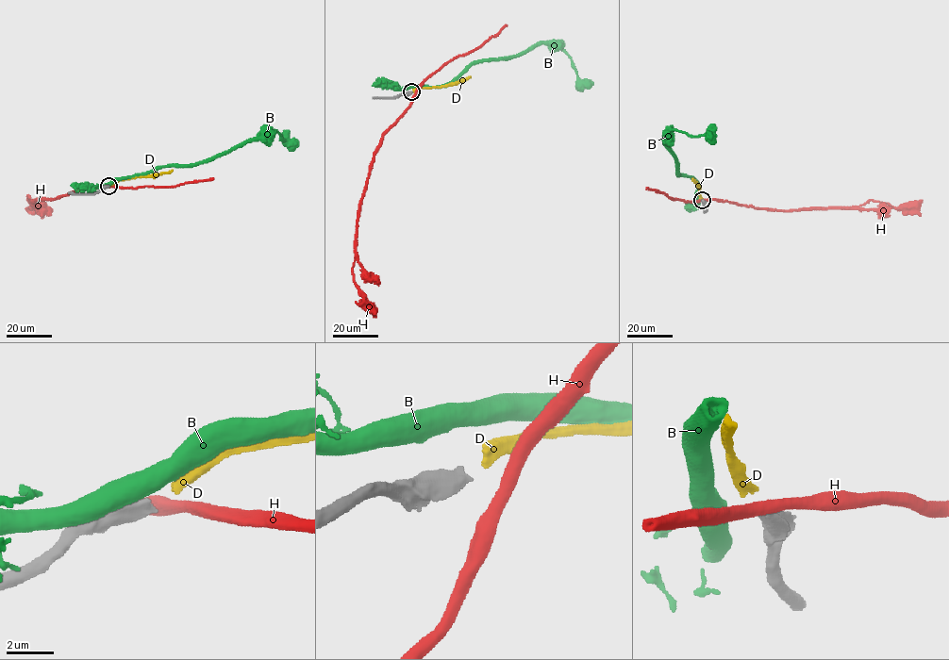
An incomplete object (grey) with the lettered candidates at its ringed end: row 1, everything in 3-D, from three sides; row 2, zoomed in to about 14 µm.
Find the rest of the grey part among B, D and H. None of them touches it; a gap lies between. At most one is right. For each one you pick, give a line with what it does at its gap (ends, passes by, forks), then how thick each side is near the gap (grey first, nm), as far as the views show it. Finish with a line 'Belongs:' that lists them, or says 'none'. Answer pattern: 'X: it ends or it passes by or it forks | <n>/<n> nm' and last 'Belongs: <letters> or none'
D: it ends | 480/460 nm
Belongs: D

